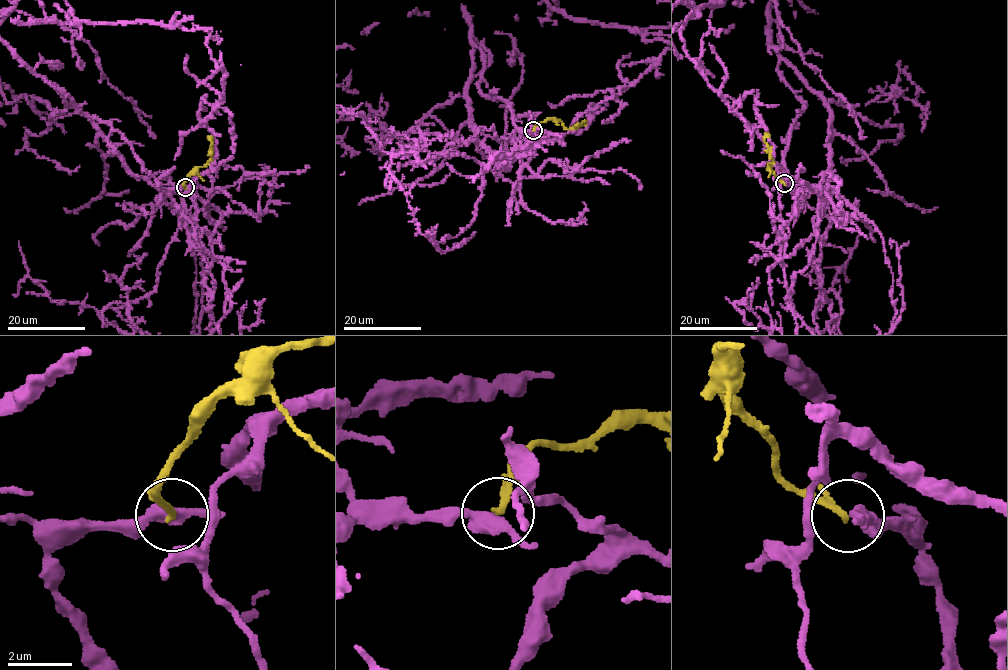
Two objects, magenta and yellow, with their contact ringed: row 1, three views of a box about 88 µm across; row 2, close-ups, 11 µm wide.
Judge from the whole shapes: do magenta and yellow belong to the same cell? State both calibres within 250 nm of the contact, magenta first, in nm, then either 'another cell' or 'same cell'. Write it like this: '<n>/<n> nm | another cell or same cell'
360/200 nm | another cell

